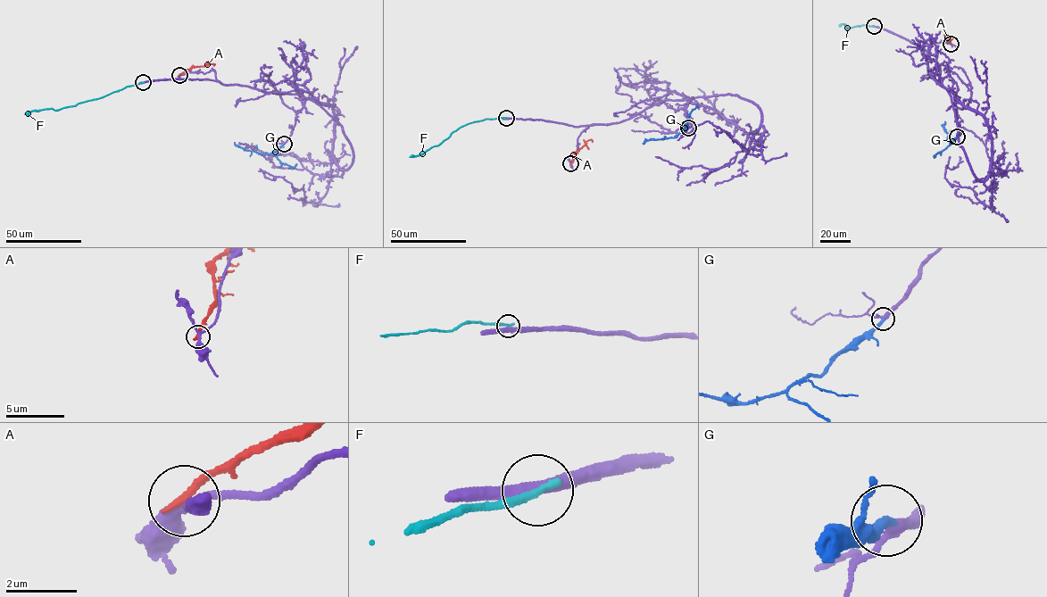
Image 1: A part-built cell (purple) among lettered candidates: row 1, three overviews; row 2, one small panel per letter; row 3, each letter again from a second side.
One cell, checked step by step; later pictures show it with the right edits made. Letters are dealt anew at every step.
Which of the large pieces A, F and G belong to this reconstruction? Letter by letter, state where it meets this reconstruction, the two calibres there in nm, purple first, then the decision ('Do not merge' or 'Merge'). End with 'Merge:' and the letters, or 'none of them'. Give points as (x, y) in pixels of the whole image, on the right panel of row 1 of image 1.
A: Touches purple at (951, 44). Thickness 240 nm (purple) against 240 nm. Do not merge
F: Touches purple at (874, 26). Thickness 360 nm (purple) against 260 nm. Do not merge
G: Touches purple at (957, 136). Thickness 280 nm (purple) against 280 nm. Merge
Merge: G

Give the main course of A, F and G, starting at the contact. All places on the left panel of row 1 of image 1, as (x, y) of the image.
A: (179, 75), (193, 66), (213, 65)
F: (143, 82), (73, 106), (25, 114)
G: (284, 144), (264, 154), (245, 150), (235, 142)

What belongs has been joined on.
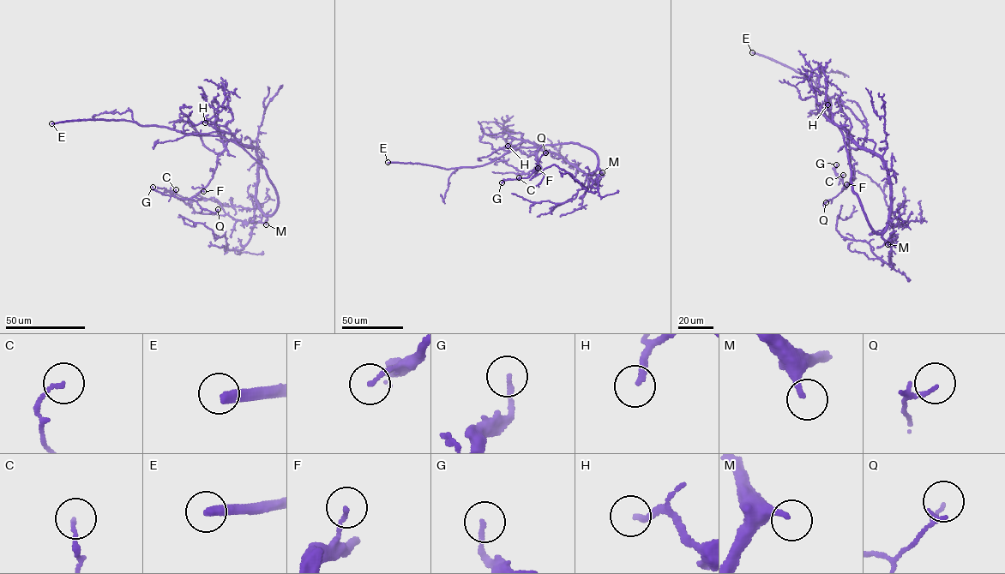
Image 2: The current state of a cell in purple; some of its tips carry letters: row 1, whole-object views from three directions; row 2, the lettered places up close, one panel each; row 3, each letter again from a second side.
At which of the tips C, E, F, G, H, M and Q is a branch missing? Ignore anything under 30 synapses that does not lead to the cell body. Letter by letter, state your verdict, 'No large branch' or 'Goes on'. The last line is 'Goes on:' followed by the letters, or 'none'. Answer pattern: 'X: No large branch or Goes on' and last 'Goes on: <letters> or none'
C: No large branch
E: Goes on
F: No large branch
G: No large branch
H: Goes on
M: Goes on
Q: No large branch
Goes on: E, H, M

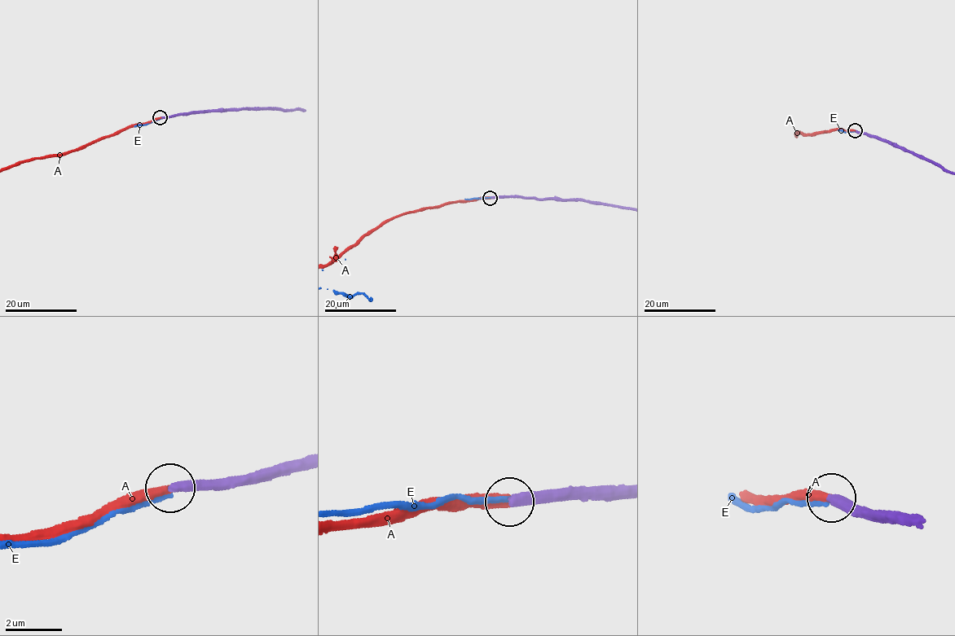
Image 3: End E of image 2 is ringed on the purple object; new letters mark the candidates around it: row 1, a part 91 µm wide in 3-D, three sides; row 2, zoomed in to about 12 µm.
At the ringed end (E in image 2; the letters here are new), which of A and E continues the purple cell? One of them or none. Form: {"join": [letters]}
{"join": ["A"]}

